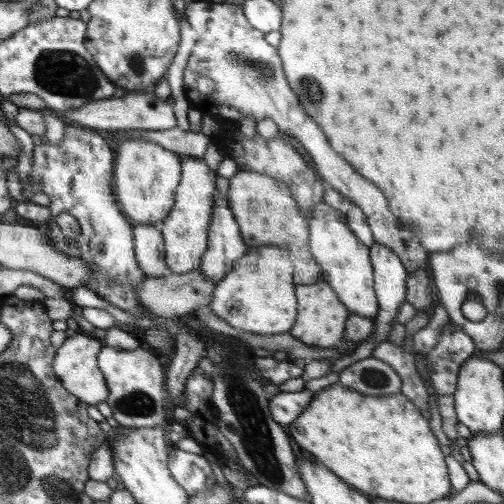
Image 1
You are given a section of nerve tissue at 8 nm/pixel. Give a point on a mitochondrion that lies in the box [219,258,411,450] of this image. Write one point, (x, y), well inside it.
(373, 377)

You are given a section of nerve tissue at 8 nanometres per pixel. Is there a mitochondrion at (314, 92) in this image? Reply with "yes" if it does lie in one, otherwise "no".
yes

